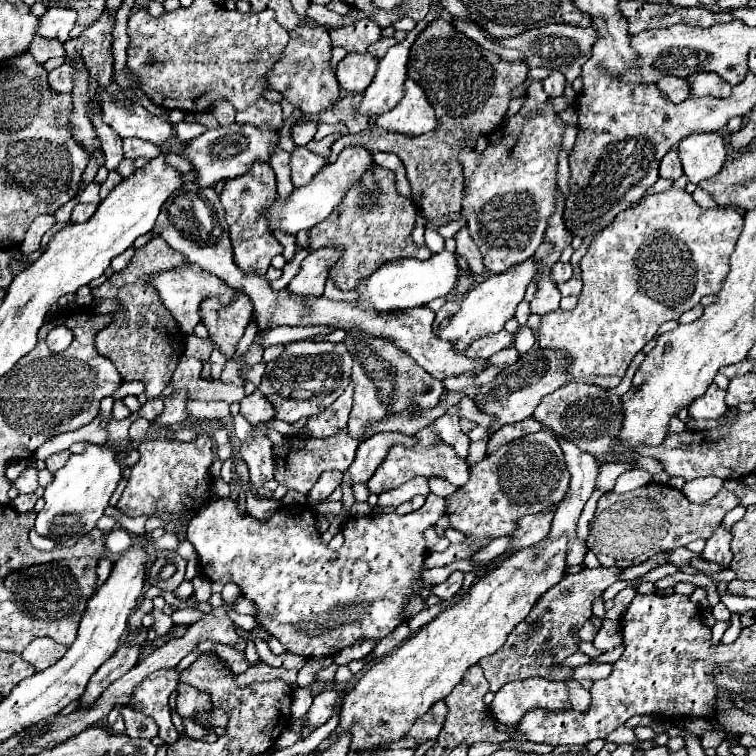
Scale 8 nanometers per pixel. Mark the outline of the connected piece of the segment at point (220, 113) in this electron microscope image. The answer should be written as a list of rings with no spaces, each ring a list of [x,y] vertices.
[[[218,100],[218,104],[214,104],[212,114],[216,116],[216,120],[220,124],[230,124],[234,122],[234,106],[230,106],[228,100]]]

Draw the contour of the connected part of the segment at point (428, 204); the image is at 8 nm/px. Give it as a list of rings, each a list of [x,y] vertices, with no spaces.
[[[440,8],[438,20],[434,20],[434,24],[430,24],[430,28],[424,28],[422,36],[418,36],[418,40],[412,44],[410,60],[408,60],[408,78],[416,80],[416,84],[424,88],[428,102],[436,110],[436,118],[438,118],[436,130],[414,136],[414,138],[404,136],[404,134],[394,134],[394,132],[382,132],[378,128],[372,128],[370,132],[362,130],[358,134],[346,134],[332,144],[332,150],[330,150],[330,156],[326,158],[326,162],[334,162],[338,158],[338,154],[350,146],[364,146],[370,152],[378,152],[378,150],[392,152],[404,162],[406,176],[408,176],[408,182],[412,188],[410,198],[420,214],[426,214],[428,220],[436,220],[444,214],[460,212],[462,210],[462,192],[464,192],[462,166],[458,166],[460,150],[474,148],[480,136],[494,134],[500,128],[500,124],[504,124],[504,116],[506,116],[506,110],[510,104],[510,90],[512,90],[512,86],[522,84],[526,80],[526,74],[528,74],[526,64],[508,64],[494,52],[480,48],[478,44],[474,44],[474,40],[456,32],[452,26],[452,16],[444,8]]]

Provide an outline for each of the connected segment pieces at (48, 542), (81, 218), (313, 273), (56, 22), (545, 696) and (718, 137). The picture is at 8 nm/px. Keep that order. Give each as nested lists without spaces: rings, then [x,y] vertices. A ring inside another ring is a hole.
[[[34,528],[29,533],[32,545],[39,550],[52,550],[55,548],[56,542],[52,539],[39,536],[36,534]]]
[[[76,204],[76,208],[72,210],[72,218],[70,222],[86,222],[94,212],[96,212],[96,204]]]
[[[322,248],[302,262],[300,274],[288,284],[288,290],[292,294],[310,294],[310,296],[322,296],[324,294],[324,282],[328,278],[328,268],[338,260],[340,250],[334,248]]]
[[[48,8],[44,16],[38,20],[36,34],[44,38],[58,38],[62,42],[68,40],[68,32],[76,22],[76,12],[70,8]]]
[[[526,678],[502,686],[492,704],[492,716],[502,724],[518,724],[522,716],[534,708],[566,710],[570,706],[566,682],[550,682],[544,678]]]
[[[700,132],[680,142],[680,162],[692,184],[714,176],[726,162],[726,140],[720,132]]]

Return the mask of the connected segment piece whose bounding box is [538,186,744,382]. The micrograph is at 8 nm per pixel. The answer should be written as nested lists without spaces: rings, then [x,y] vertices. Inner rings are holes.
[[[674,186],[668,188],[668,190],[664,190],[664,192],[660,192],[660,194],[648,194],[648,196],[644,196],[638,206],[634,206],[634,208],[630,208],[626,212],[620,212],[610,226],[606,226],[602,232],[598,232],[592,238],[586,254],[580,260],[584,286],[582,286],[582,292],[580,292],[580,298],[578,298],[578,306],[574,310],[570,310],[570,312],[556,310],[556,312],[550,312],[550,314],[542,316],[542,328],[538,332],[538,344],[540,344],[540,348],[542,350],[560,350],[566,356],[566,360],[568,360],[568,364],[566,364],[568,374],[572,378],[576,378],[576,380],[587,379],[588,382],[591,382],[590,378],[595,375],[620,376],[620,378],[624,378],[628,364],[644,348],[644,344],[656,336],[656,330],[660,328],[660,324],[664,324],[666,320],[680,318],[686,310],[694,308],[700,302],[702,296],[716,294],[720,290],[720,282],[724,280],[724,276],[728,272],[728,258],[730,258],[730,254],[732,254],[732,250],[736,246],[736,240],[738,240],[738,236],[742,232],[742,226],[744,226],[744,218],[742,218],[742,214],[738,214],[738,210],[734,210],[734,208],[706,210],[706,208],[702,208],[702,206],[696,204],[696,200],[692,198],[692,194],[688,194],[686,190],[678,190]]]

